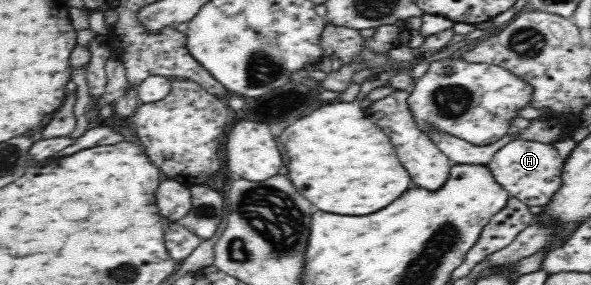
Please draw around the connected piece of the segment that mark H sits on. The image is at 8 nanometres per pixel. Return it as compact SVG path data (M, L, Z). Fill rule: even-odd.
M518 138L501 147L487 163L495 180L509 195L527 206L547 206L562 185L565 159L551 143Z

